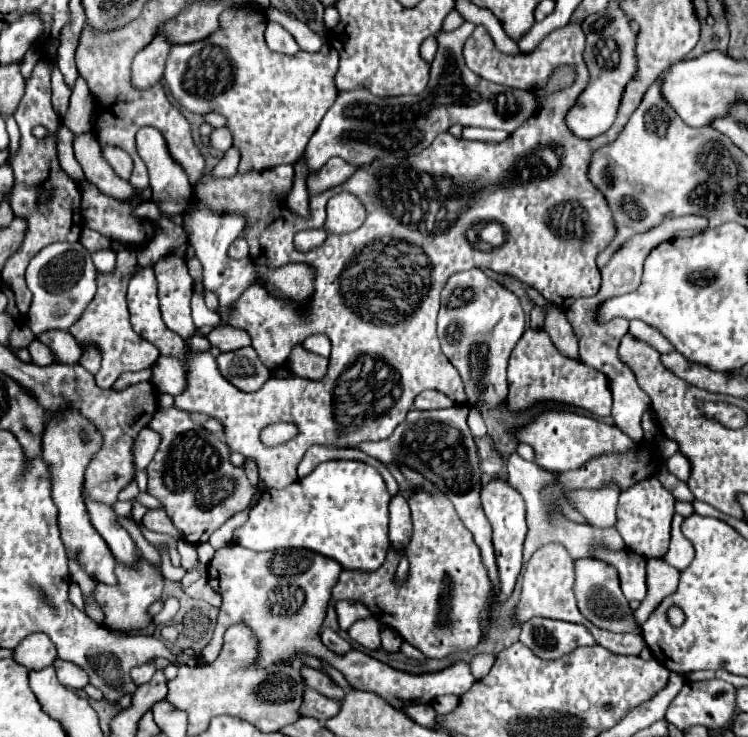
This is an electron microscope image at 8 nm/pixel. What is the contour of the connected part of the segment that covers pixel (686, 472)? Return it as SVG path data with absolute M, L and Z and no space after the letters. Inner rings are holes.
M683 453L679 455L673 455L667 459L667 469L681 481L689 481L689 475L691 475L691 463L687 457L683 457Z

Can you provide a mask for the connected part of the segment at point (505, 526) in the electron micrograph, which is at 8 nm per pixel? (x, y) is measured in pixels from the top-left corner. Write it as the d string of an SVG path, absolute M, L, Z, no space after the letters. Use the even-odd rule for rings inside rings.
M493 479L491 483L483 485L481 503L483 503L483 511L485 511L485 515L493 527L493 547L495 547L495 557L497 557L497 567L499 567L501 593L503 593L503 597L509 597L513 593L517 575L523 567L521 547L523 547L523 535L527 533L525 503L523 503L521 495L503 479Z

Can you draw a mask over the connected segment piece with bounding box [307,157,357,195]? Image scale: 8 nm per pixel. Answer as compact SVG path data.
M333 157L325 163L323 171L319 171L319 175L311 175L311 179L307 179L307 189L309 195L321 195L323 191L341 185L357 167L347 167L347 163L343 163L343 159Z

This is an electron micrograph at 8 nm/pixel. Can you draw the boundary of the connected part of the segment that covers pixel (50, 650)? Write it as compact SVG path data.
M31 633L13 649L13 659L29 671L39 671L51 665L55 657L57 649L45 633Z

